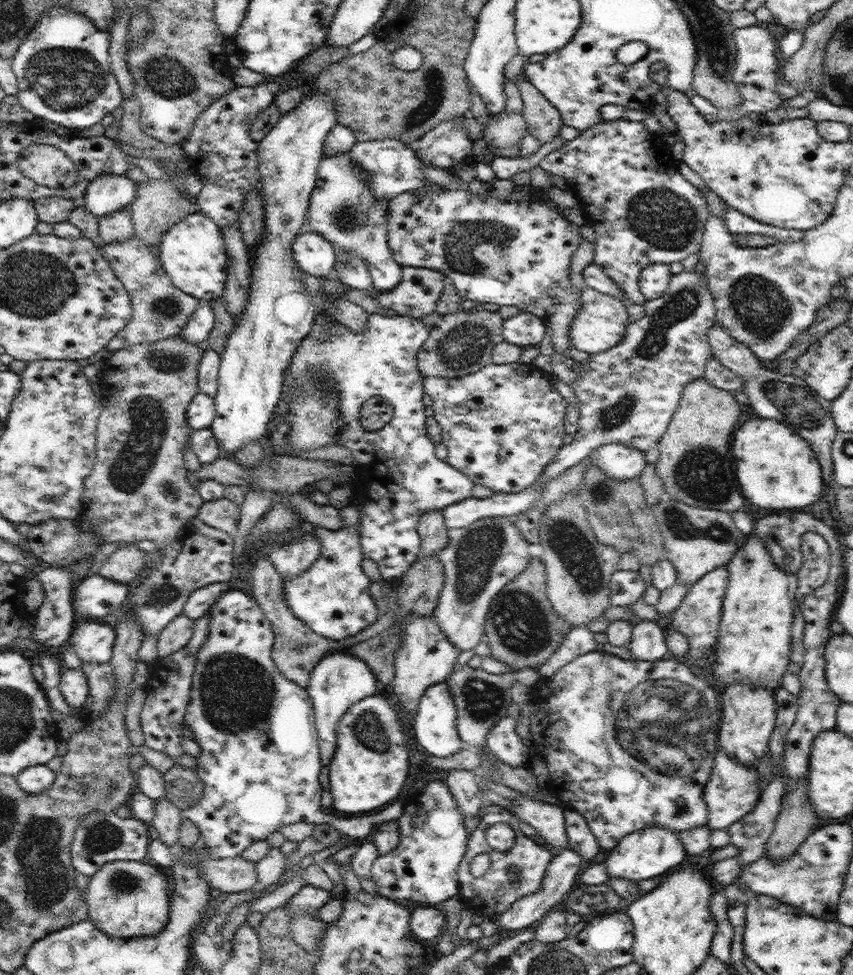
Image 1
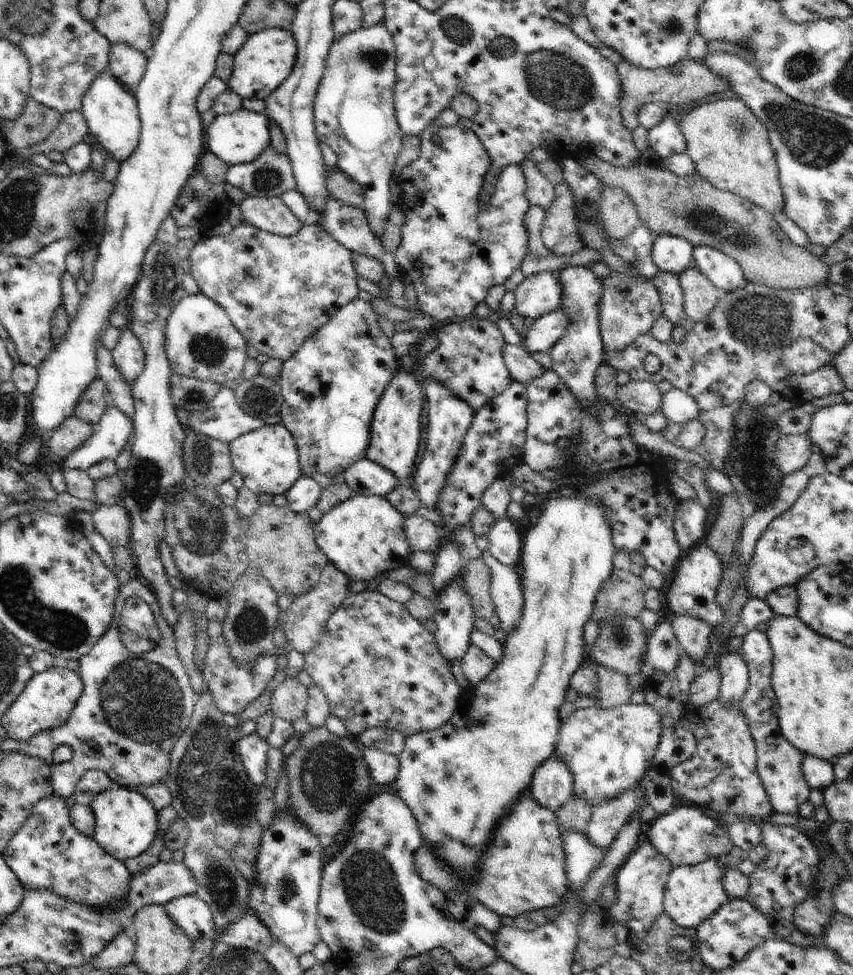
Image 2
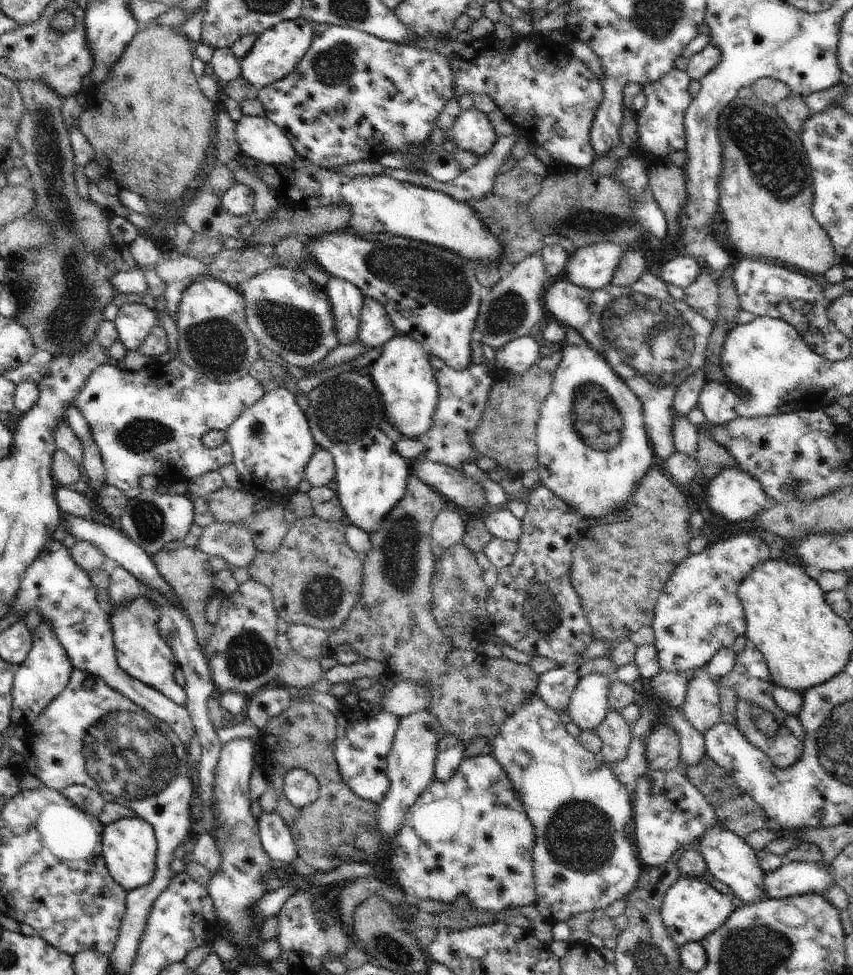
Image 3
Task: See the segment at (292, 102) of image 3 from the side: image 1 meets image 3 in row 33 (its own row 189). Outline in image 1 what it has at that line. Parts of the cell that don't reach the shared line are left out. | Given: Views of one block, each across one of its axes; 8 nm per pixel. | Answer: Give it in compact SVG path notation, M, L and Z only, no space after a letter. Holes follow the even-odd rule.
M350 152L330 156L323 154L319 162L316 186L309 200L308 223L314 232L331 244L342 247L350 255L367 261L374 290L384 293L393 290L403 278L403 268L397 264L387 244L389 208L380 206L370 194L368 180L352 162Z

